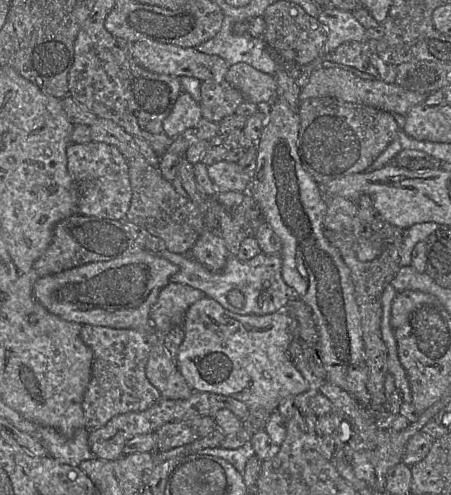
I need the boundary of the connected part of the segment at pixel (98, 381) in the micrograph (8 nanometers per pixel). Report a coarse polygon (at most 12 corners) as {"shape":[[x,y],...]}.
{"shape":[[82,325],[92,351],[84,428],[162,398],[148,332]]}

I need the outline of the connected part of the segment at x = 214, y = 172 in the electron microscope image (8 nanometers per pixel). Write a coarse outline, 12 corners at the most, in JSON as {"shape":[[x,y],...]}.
{"shape":[[237,162],[207,166],[219,192],[248,192],[252,178]]}

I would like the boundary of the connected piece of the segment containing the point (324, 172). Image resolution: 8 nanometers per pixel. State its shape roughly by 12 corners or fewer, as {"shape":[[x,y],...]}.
{"shape":[[300,101],[298,155],[318,184],[367,171],[399,132],[391,113]]}

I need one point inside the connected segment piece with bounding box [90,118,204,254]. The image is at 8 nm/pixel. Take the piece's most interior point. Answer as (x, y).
(155, 205)

